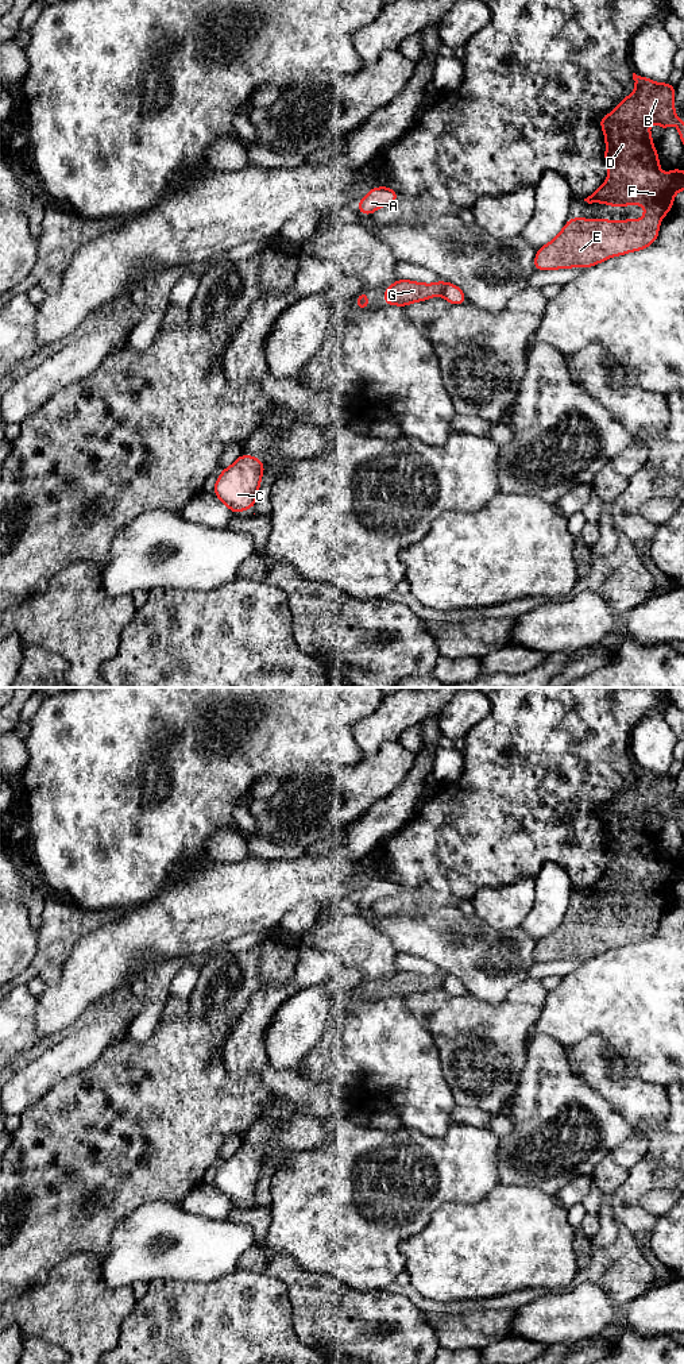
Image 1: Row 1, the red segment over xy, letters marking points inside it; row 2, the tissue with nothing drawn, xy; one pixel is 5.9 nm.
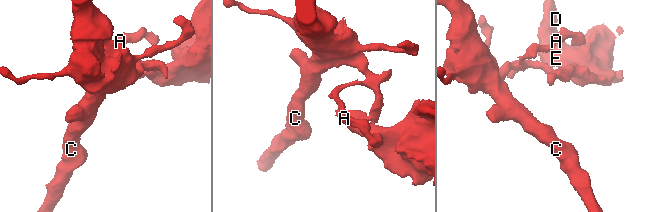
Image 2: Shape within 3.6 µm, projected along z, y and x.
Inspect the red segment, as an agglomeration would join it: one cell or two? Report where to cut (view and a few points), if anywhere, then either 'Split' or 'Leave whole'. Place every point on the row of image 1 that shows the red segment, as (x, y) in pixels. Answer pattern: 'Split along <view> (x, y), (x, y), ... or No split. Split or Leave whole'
Split along xy (444, 282), (441, 295). Split

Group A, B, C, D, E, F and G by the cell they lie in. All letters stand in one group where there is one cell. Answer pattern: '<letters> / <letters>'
A C / B D E F G

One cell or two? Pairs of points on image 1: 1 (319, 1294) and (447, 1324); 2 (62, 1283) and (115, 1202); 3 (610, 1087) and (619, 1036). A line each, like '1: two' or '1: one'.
1: two
2: two
3: two

